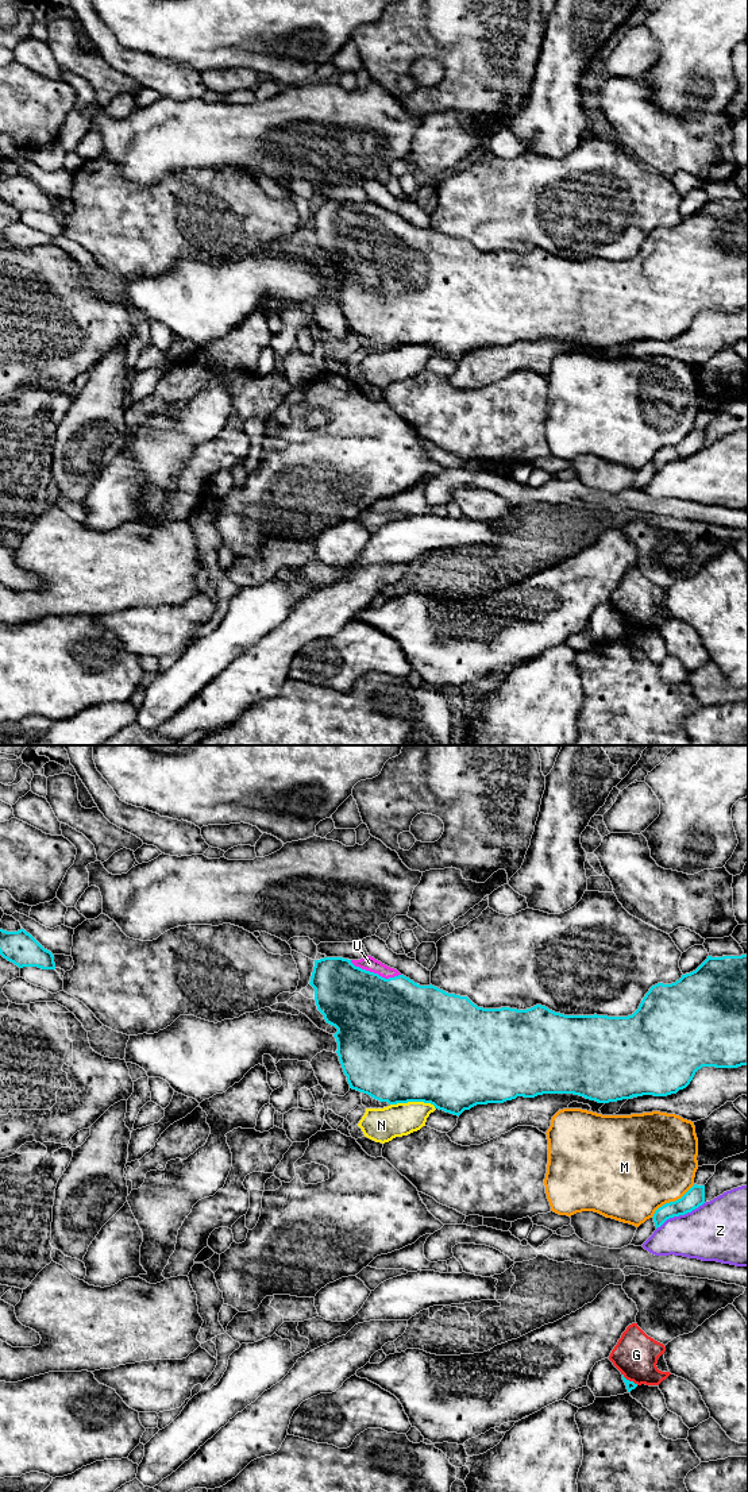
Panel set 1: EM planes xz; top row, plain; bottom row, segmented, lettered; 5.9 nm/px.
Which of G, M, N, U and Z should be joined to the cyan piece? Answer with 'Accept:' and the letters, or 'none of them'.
Accept: U

